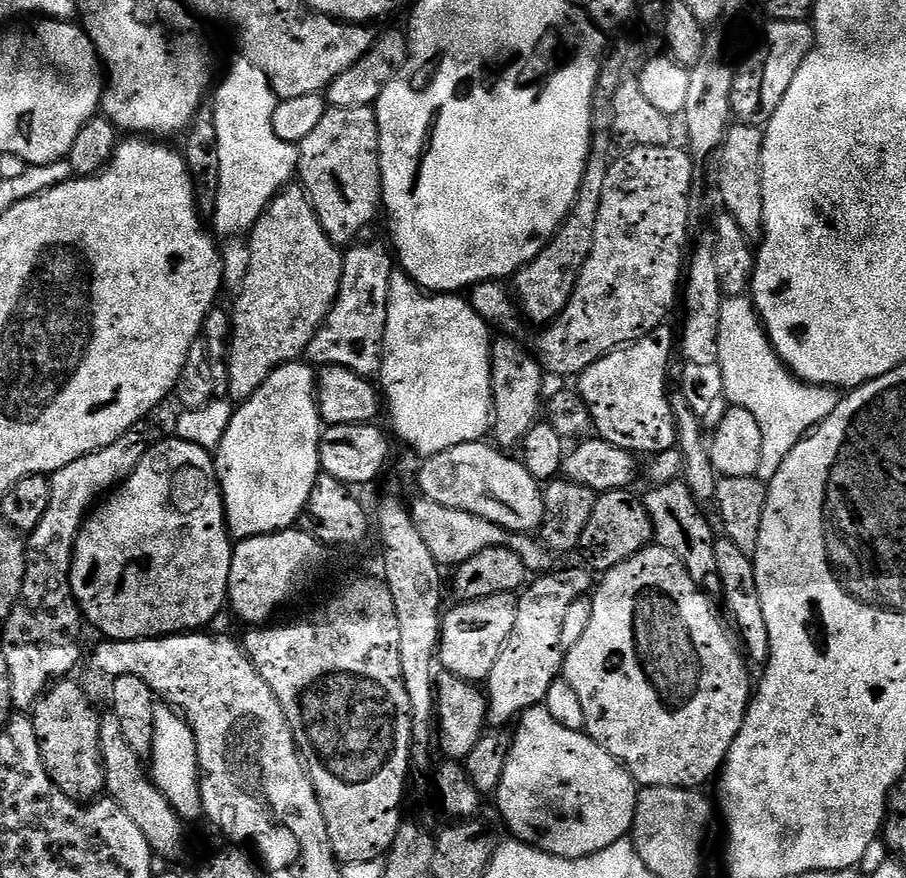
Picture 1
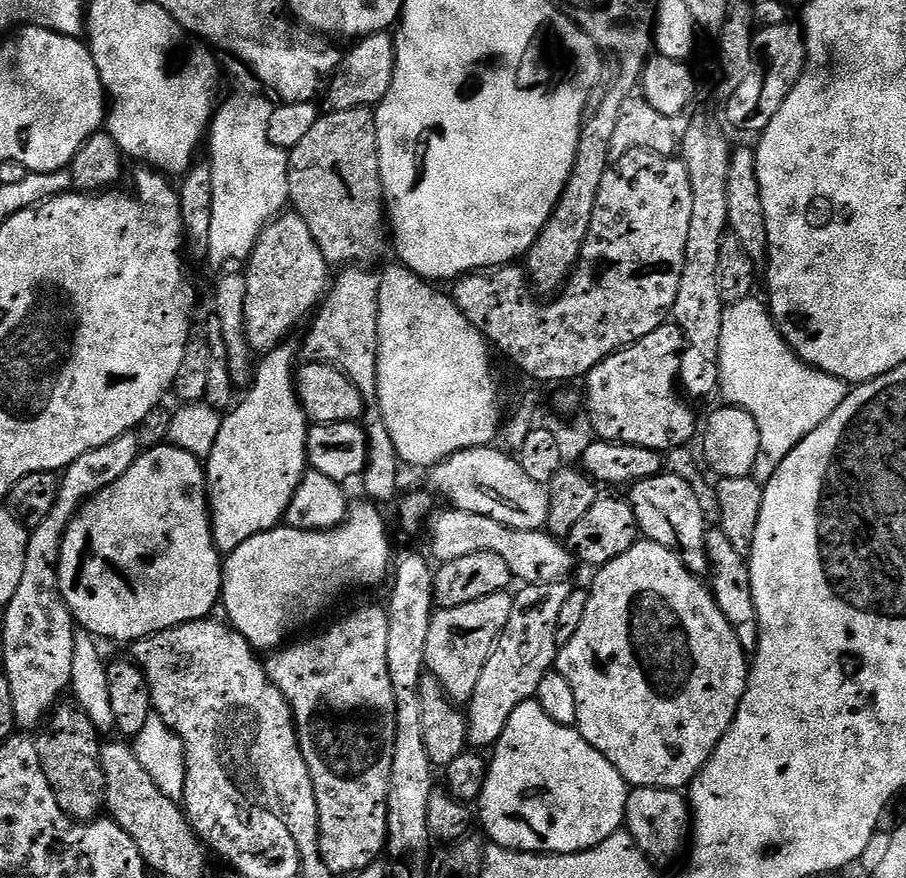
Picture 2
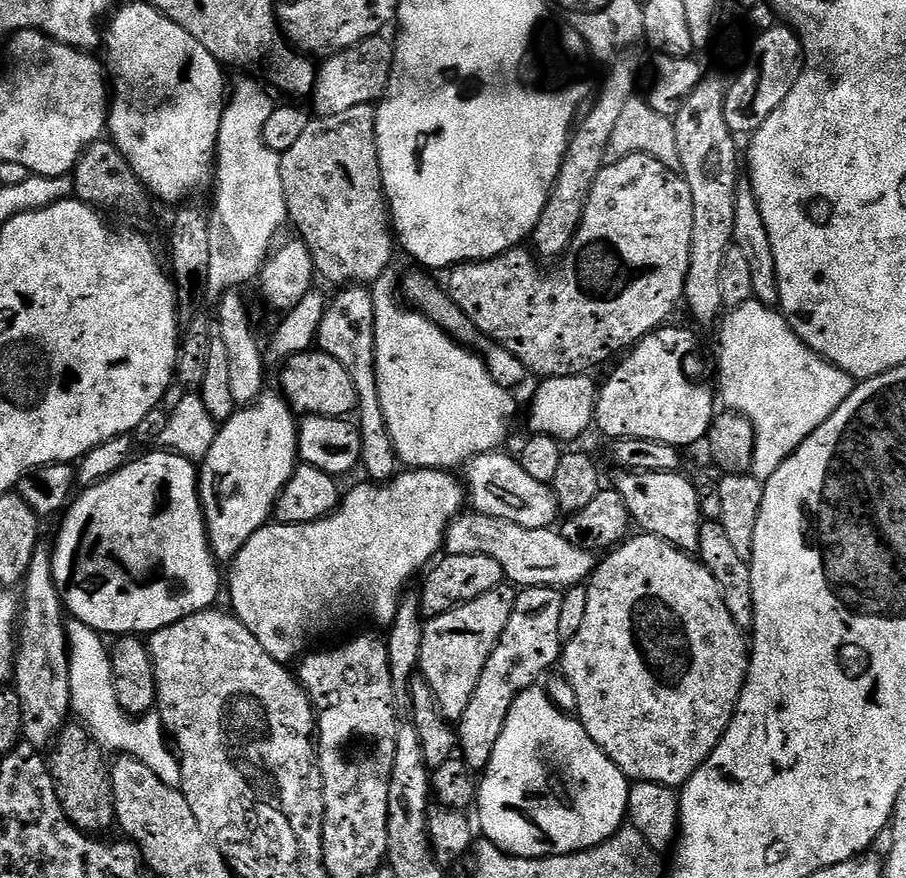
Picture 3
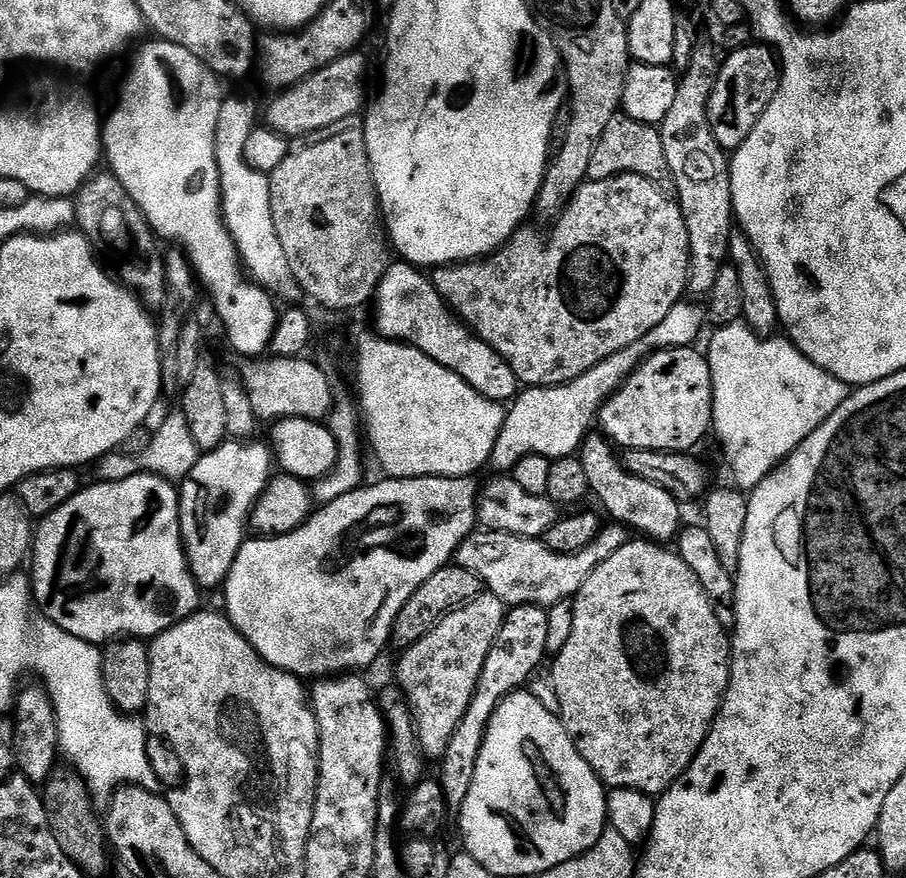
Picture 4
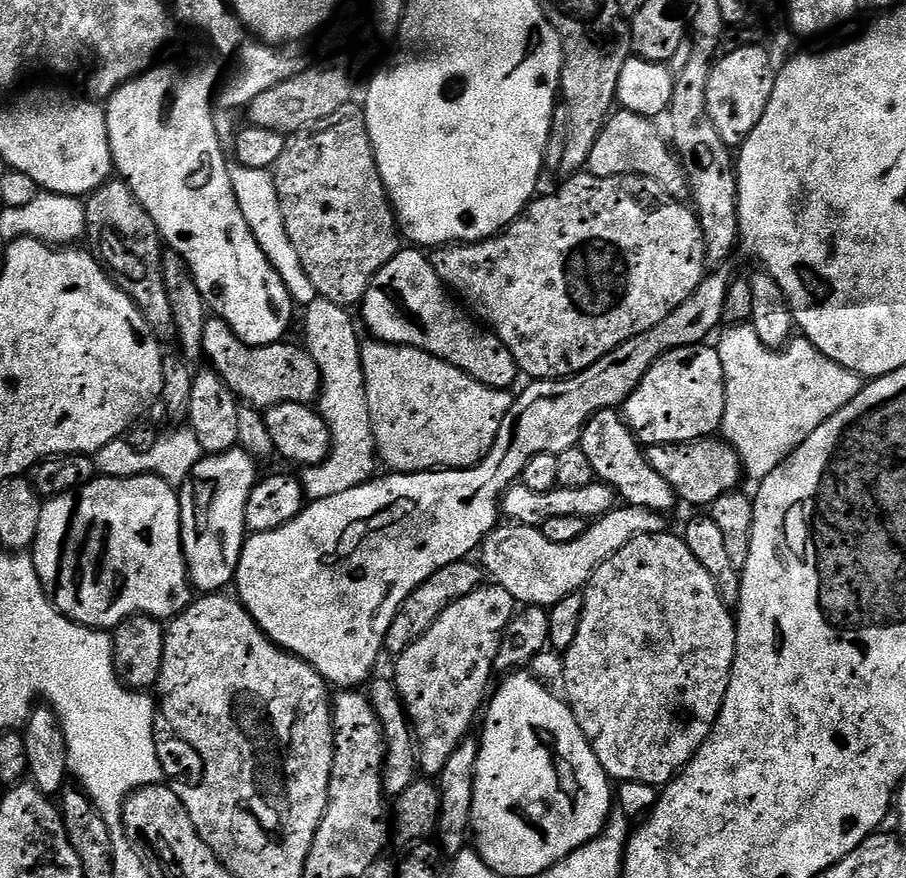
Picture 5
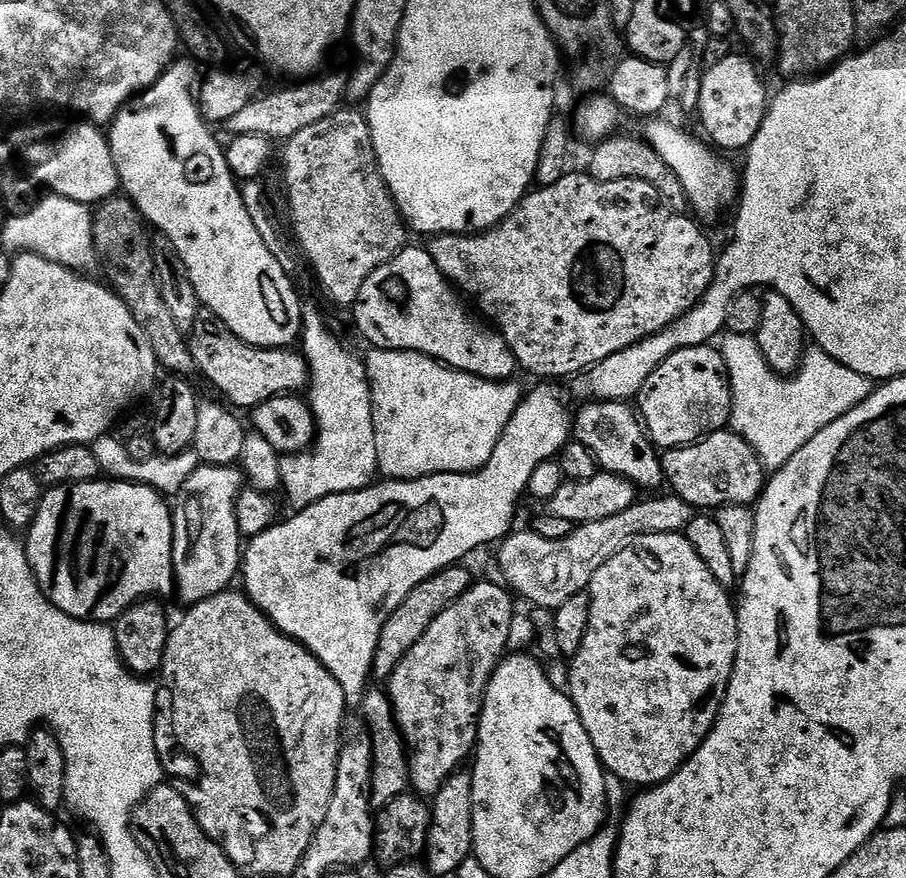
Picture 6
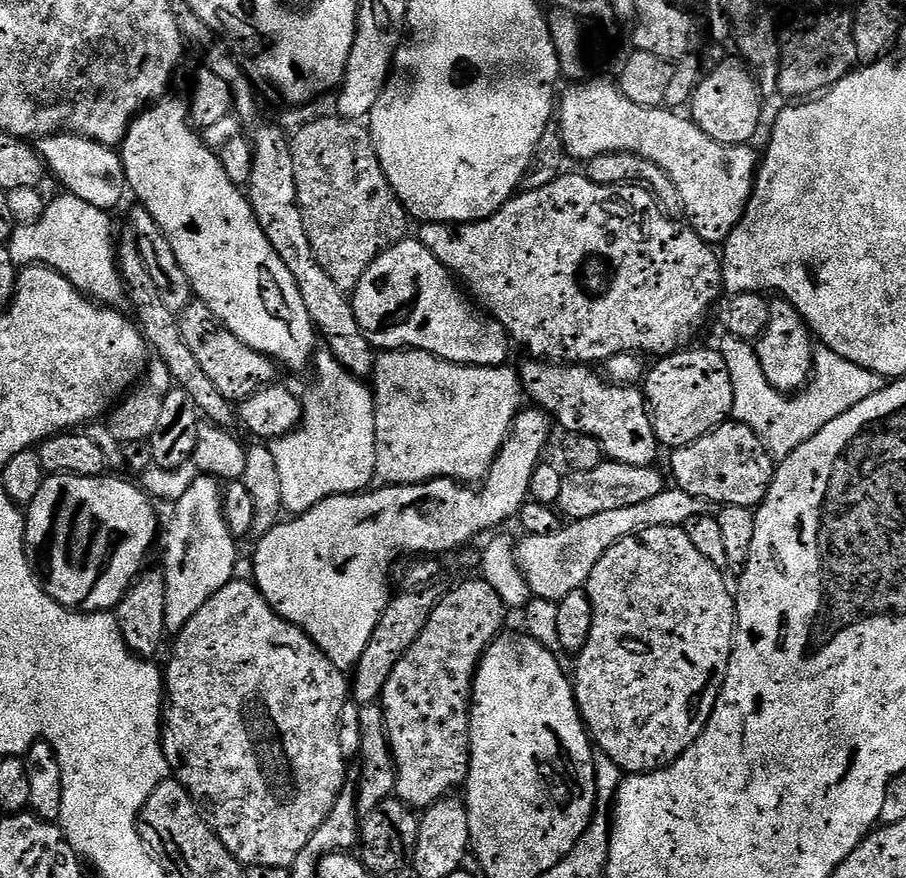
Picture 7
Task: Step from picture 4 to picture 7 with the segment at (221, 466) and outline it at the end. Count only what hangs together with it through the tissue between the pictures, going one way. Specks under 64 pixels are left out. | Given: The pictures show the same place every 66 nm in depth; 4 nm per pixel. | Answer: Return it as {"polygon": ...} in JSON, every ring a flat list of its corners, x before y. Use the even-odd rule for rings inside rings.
{"polygon":[[200,474,190,486,190,490,186,491,186,494,174,504,171,510,173,510,172,521,168,524,168,533,165,536,163,533,162,536,162,544,164,540,162,571,166,582,166,626,169,633,176,634,186,626,190,618,194,618,194,614,198,614,198,610,202,610,202,606,206,606,206,602,210,602,210,598,214,598,214,594,218,594,218,590,222,590,222,586,229,584,237,575,236,544,238,540,230,534,224,517,221,481,213,480,211,476]]}

